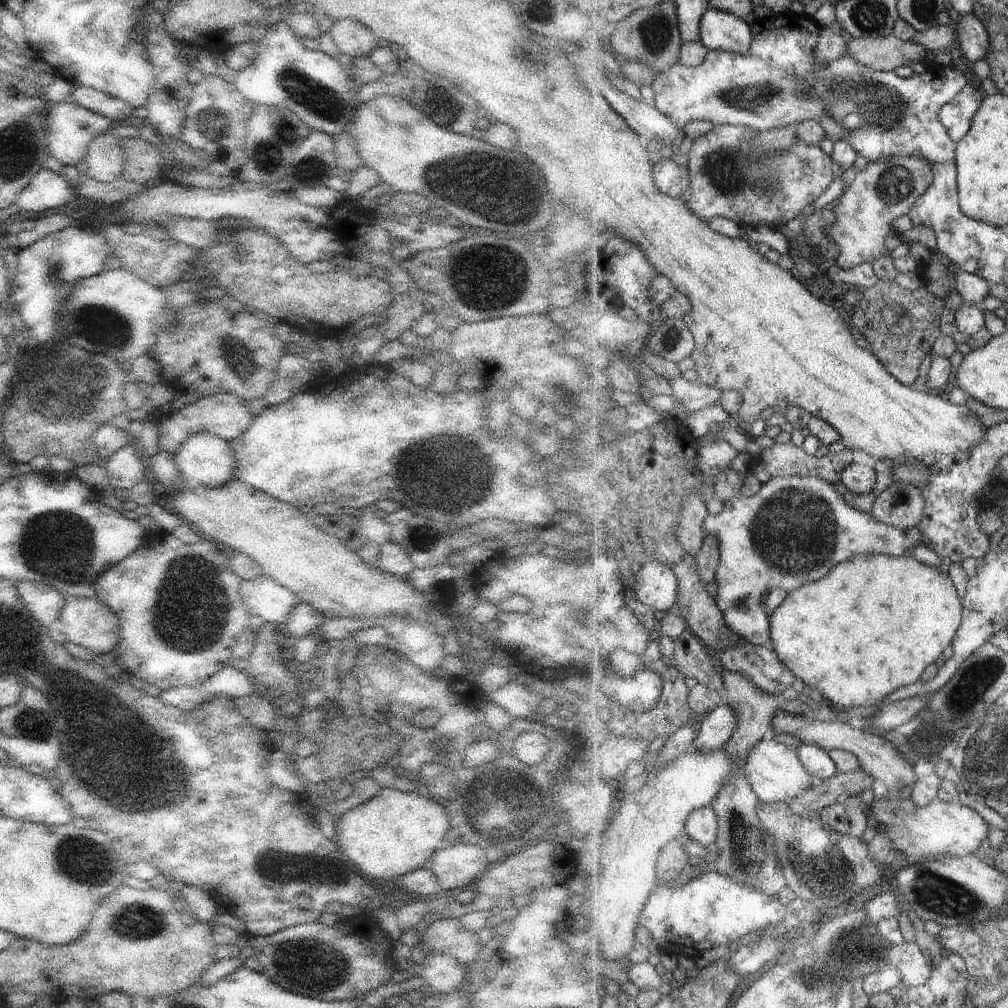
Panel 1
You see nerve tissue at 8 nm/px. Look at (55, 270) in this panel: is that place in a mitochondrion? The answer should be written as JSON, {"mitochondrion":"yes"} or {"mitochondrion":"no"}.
{"mitochondrion":"yes"}

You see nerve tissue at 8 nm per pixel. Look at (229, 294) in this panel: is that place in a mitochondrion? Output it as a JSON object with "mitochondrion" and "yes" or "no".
{"mitochondrion":"no"}

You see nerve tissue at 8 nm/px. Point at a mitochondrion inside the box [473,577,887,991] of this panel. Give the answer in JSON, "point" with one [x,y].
{"point":[846,952]}

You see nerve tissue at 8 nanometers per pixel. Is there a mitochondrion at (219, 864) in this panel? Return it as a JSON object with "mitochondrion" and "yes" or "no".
{"mitochondrion":"no"}

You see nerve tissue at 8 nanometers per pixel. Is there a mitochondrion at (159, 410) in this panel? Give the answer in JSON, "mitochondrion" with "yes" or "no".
{"mitochondrion":"no"}

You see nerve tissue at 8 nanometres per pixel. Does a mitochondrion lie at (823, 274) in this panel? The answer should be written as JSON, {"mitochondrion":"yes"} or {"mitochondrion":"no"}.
{"mitochondrion":"no"}

